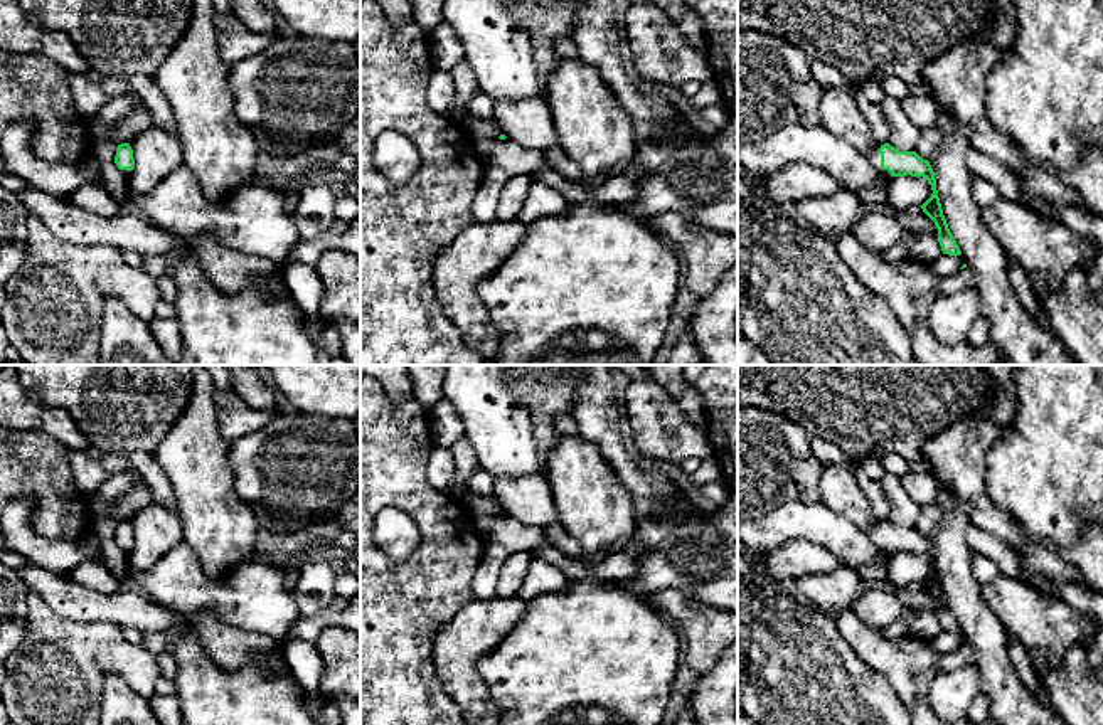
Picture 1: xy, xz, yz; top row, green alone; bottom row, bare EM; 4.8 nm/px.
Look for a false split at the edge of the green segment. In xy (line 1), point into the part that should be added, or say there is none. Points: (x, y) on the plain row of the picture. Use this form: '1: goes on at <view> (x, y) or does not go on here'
1: does not go on here

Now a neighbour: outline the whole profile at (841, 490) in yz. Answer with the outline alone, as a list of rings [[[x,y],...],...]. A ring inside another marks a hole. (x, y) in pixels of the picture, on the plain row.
[[[829,463],[820,478],[822,501],[844,515],[861,530],[881,523],[861,488],[859,466],[852,463]]]

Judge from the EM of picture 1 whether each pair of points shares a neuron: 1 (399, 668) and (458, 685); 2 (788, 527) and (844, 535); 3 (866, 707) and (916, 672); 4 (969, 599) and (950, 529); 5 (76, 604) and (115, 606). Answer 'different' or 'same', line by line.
1: different
2: same
3: different
4: same
5: same

